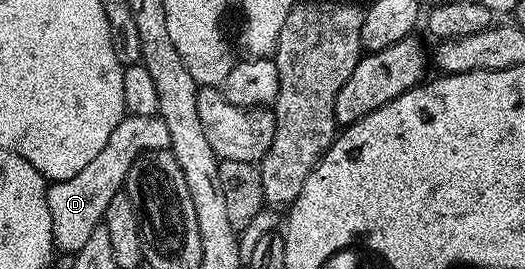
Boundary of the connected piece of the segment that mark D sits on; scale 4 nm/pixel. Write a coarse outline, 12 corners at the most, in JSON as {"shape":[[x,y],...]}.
{"shape":[[127,114],[105,148],[47,187],[60,251],[85,248],[145,150],[166,150],[158,116]]}

